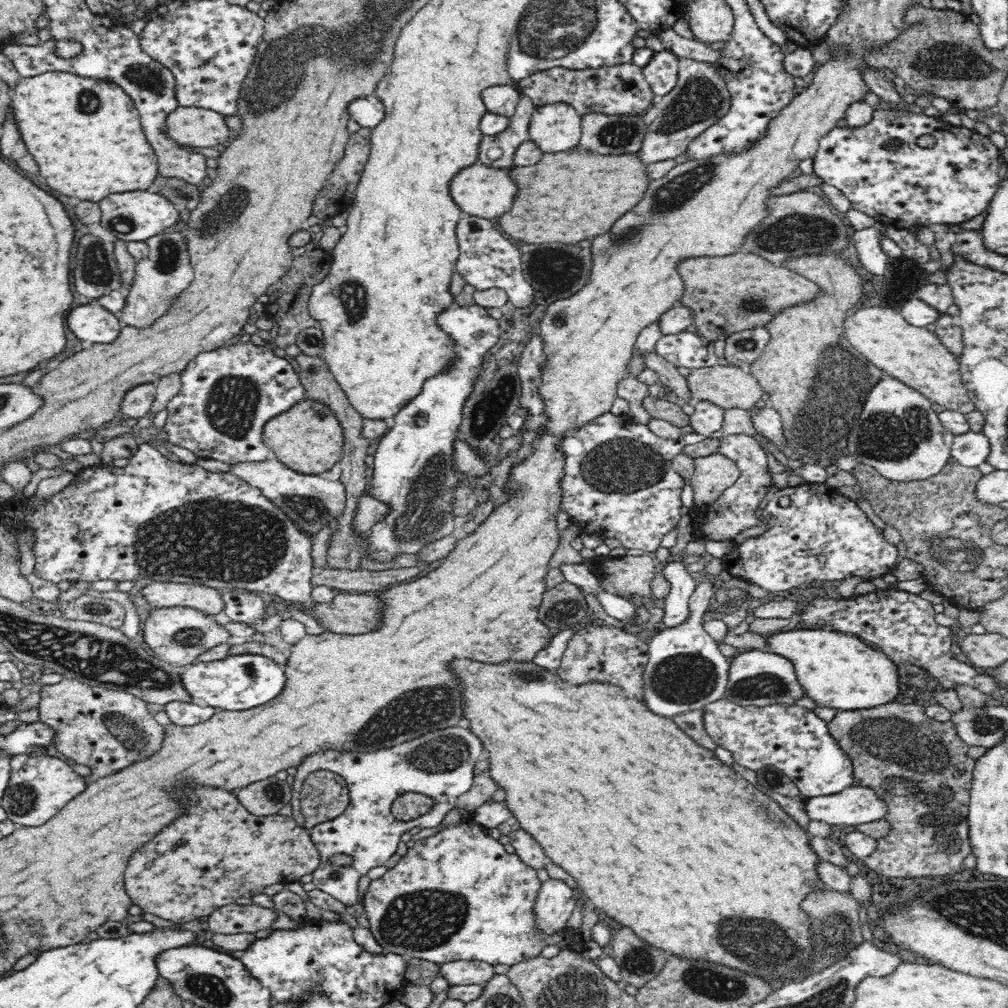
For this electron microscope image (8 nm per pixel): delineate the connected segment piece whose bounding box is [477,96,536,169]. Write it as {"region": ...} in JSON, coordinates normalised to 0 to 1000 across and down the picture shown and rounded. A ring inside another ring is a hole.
{"region":[[[516,95],[512,109],[506,115],[506,125],[493,134],[479,134],[475,143],[473,159],[475,163],[488,167],[509,165],[509,153],[520,140],[525,139],[524,124],[532,105],[523,95]]]}

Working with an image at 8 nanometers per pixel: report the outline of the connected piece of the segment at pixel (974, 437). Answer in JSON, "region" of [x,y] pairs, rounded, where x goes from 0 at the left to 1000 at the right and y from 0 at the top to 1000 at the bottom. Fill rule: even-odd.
{"region":[[[960,428],[945,435],[943,454],[956,462],[969,463],[978,456],[981,448],[980,436],[973,429]]]}

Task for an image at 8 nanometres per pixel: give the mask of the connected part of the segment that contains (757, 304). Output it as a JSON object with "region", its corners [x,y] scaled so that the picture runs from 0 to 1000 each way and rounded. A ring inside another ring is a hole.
{"region":[[[736,248],[722,254],[679,256],[673,260],[671,271],[679,281],[679,292],[673,303],[687,306],[688,319],[685,326],[698,337],[706,339],[719,338],[724,331],[734,327],[760,323],[772,309],[802,300],[813,292],[812,285],[804,278],[794,275],[776,263],[766,263],[760,257]]]}

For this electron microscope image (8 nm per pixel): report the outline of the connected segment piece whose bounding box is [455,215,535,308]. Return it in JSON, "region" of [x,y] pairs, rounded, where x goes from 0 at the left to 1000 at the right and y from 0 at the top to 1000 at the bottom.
{"region":[[[468,213],[455,217],[453,239],[455,256],[451,271],[454,271],[461,281],[470,284],[473,288],[490,286],[500,288],[505,301],[512,306],[530,302],[530,288],[522,280],[518,271],[517,250],[514,250],[514,246],[504,240],[504,237],[498,235],[498,232],[494,232],[486,218]]]}

